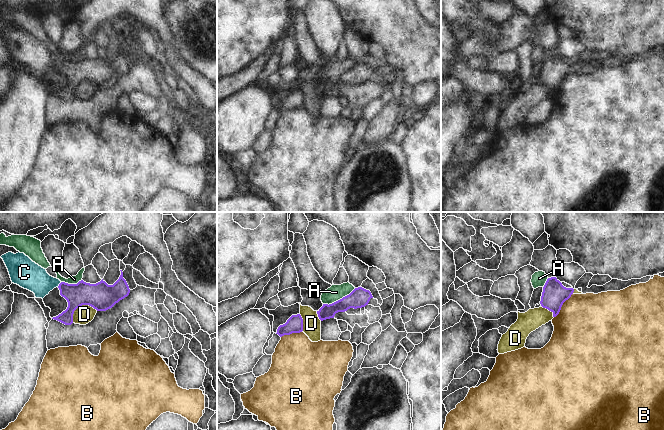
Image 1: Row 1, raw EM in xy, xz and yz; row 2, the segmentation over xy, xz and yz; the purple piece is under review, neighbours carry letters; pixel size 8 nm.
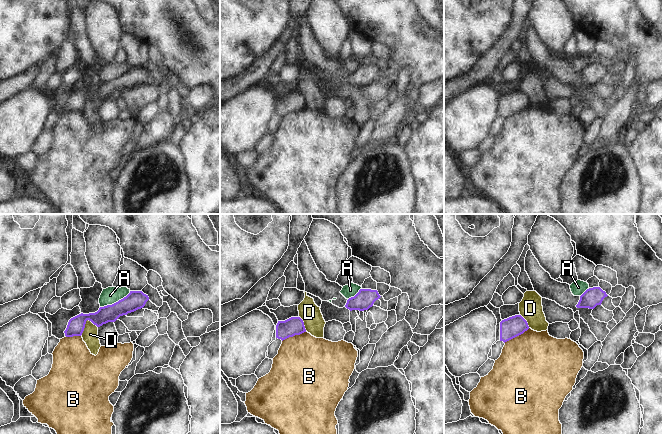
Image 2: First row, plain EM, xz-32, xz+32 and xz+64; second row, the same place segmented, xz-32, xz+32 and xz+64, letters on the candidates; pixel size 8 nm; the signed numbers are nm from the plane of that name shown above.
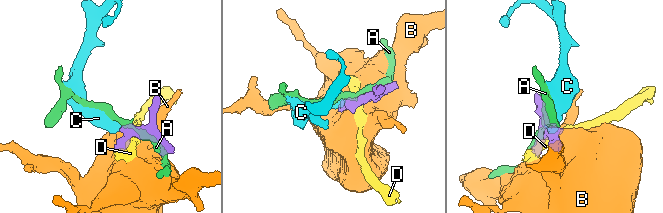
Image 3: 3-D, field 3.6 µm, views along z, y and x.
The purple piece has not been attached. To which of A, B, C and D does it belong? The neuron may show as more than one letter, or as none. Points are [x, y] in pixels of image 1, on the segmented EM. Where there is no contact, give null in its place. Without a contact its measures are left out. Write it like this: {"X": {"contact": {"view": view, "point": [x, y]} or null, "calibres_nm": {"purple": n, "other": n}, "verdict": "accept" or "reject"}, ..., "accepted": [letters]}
{"A": {"contact": {"view": "xz", "point": [340, 299]}, "calibres_nm": {"purple": 160, "other": 130}, "verdict": "reject"}, "B": {"contact": {"view": "yz", "point": [562, 304]}, "calibres_nm": {"purple": 200, "other": 480}, "verdict": "reject"}, "C": {"contact": {"view": "xy", "point": [59, 284]}, "calibres_nm": {"purple": 190, "other": 220}, "verdict": "accept"}, "D": {"contact": {"view": "xy", "point": [80, 305]}, "calibres_nm": {"purple": 220, "other": 150}, "verdict": "reject"}, "accepted": ["C"]}

